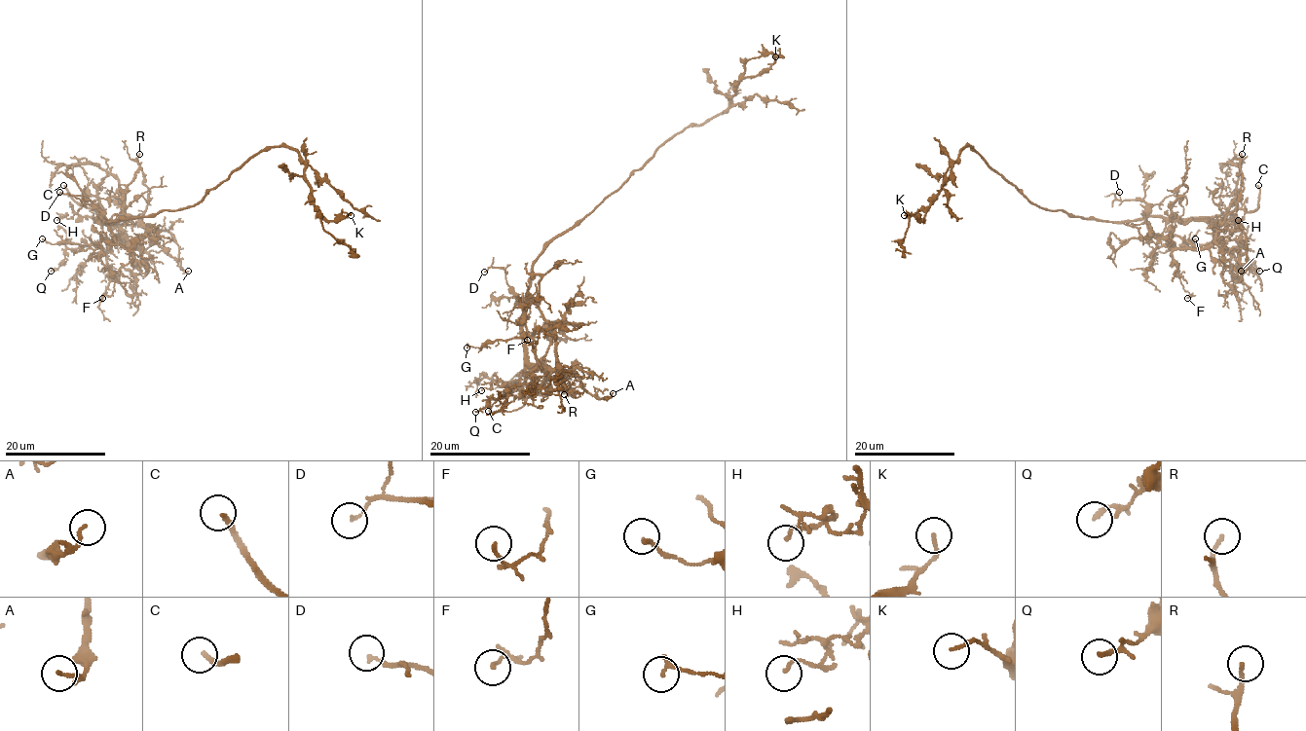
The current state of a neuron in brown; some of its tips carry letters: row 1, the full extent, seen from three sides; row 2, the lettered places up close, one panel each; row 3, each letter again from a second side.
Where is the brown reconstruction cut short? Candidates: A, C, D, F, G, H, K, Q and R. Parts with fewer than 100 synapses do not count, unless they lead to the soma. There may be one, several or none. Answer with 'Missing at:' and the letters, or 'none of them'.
Missing at: C

